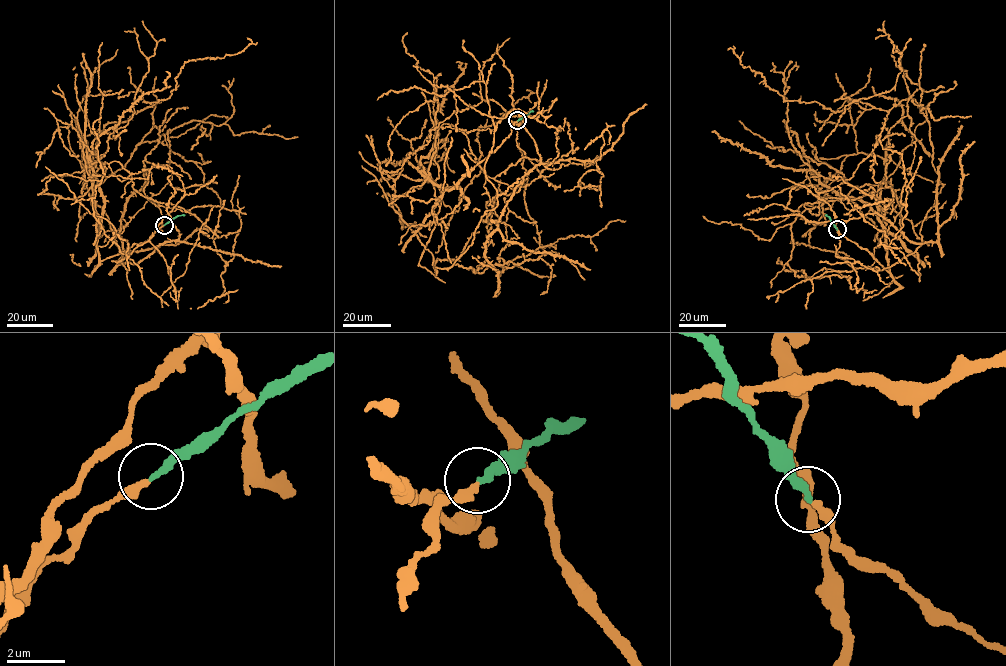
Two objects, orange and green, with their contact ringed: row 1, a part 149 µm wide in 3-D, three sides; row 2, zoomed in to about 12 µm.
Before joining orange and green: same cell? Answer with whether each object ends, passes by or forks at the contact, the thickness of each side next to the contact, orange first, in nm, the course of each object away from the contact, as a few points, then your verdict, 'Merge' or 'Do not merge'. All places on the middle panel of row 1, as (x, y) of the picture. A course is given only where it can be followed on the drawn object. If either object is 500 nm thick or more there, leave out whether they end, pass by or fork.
At the ring orange ends. At the ring green ends. Thickness 260 nm (orange) against 280 nm. Course of orange: (517, 121), (415, 233), (391, 202), (407, 154), (482, 101), (499, 47), (540, 160), (484, 245), (493, 297). Course of green: (517, 120), (533, 111). Merge

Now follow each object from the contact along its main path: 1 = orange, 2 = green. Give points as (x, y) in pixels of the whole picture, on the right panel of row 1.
1: (837, 230), (889, 272), (880, 157), (844, 159), (826, 222), (749, 215), (937, 242), (959, 121)
2: (837, 230), (826, 215)

